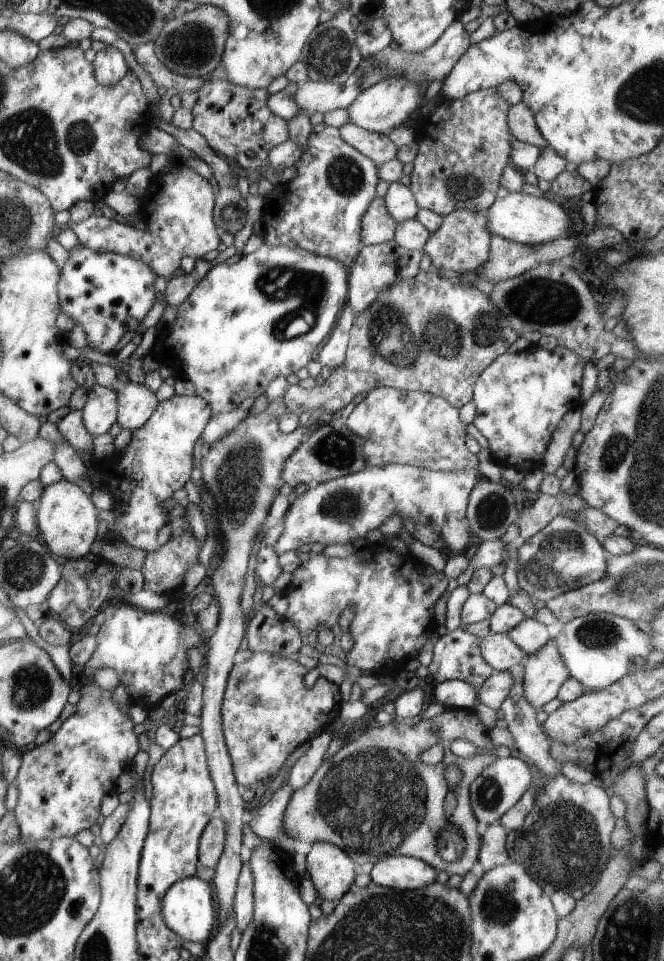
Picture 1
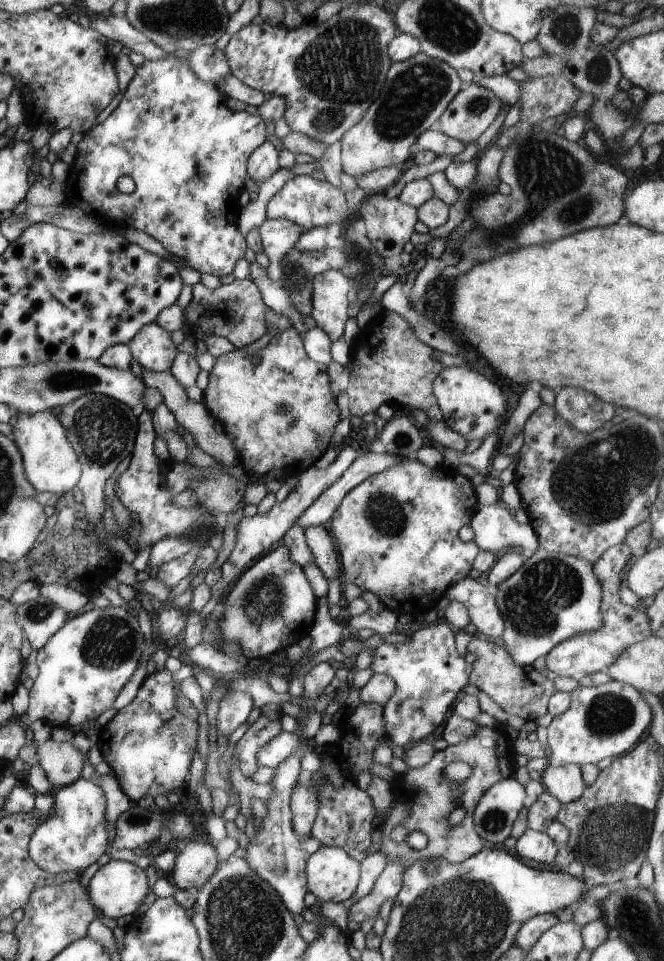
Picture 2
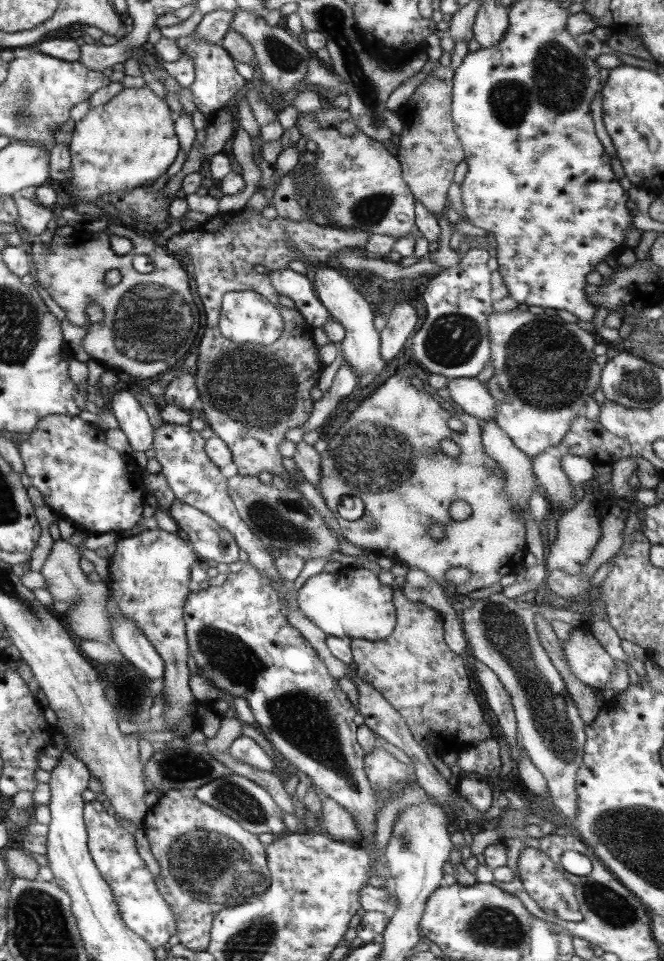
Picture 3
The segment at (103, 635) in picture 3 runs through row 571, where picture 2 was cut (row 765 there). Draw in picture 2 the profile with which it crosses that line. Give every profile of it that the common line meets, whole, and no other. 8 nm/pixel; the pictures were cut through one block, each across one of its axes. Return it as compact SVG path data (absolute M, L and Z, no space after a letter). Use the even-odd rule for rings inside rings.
M51 737L37 747L40 765L54 786L68 786L81 777L88 754L78 750L72 742Z

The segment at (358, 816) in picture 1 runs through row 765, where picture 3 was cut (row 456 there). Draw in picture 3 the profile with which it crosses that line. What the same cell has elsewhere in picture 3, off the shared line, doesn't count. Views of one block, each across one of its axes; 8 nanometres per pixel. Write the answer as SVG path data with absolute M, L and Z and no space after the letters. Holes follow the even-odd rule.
M396 374L396 376L388 378L388 380L386 380L386 382L384 382L378 390L375 390L369 397L364 398L364 400L360 402L358 410L354 410L354 412L350 414L346 424L342 424L342 428L340 428L340 430L338 430L332 438L326 439L327 448L324 452L322 452L322 454L320 454L321 482L316 488L319 491L319 494L324 497L324 502L326 503L328 509L334 513L334 517L336 517L336 521L338 521L338 524L340 525L342 535L344 535L344 537L346 537L359 549L368 549L371 552L374 552L377 556L386 556L391 568L400 570L402 566L407 566L424 570L430 578L434 579L436 583L442 585L442 589L444 589L448 595L467 595L475 590L480 590L480 588L488 588L494 583L498 584L502 576L505 574L517 573L518 570L523 567L524 557L528 552L524 537L525 522L522 519L518 519L518 515L514 515L514 513L512 513L512 501L510 501L510 497L508 497L508 495L506 495L507 492L505 492L506 480L504 478L504 471L502 471L502 467L500 467L494 459L490 458L490 455L486 455L486 453L484 453L484 447L482 447L482 437L480 437L482 431L480 431L478 418L466 414L466 412L463 411L455 413L445 410L430 393L419 391L408 380L408 377L406 378L404 374ZM454 417L460 419L463 424L463 429L458 433L452 431L452 429L448 427L448 420ZM440 440L452 440L452 442L456 442L456 444L458 444L458 448L460 448L460 454L456 457L450 457L443 453L442 447L440 446ZM341 496L357 496L357 498L361 498L365 506L362 517L354 521L342 519L342 517L340 517L341 511L339 508ZM454 500L464 500L464 502L467 502L468 505L472 507L472 514L470 514L470 518L468 518L468 520L458 522L458 520L450 518L450 514L448 514L448 507L450 507L450 504L452 504ZM434 523L440 523L442 527L444 527L444 538L442 538L442 540L434 540L434 538L430 536L430 525ZM450 568L466 568L466 570L470 572L470 579L462 585L449 583L445 578L446 572L448 572Z

